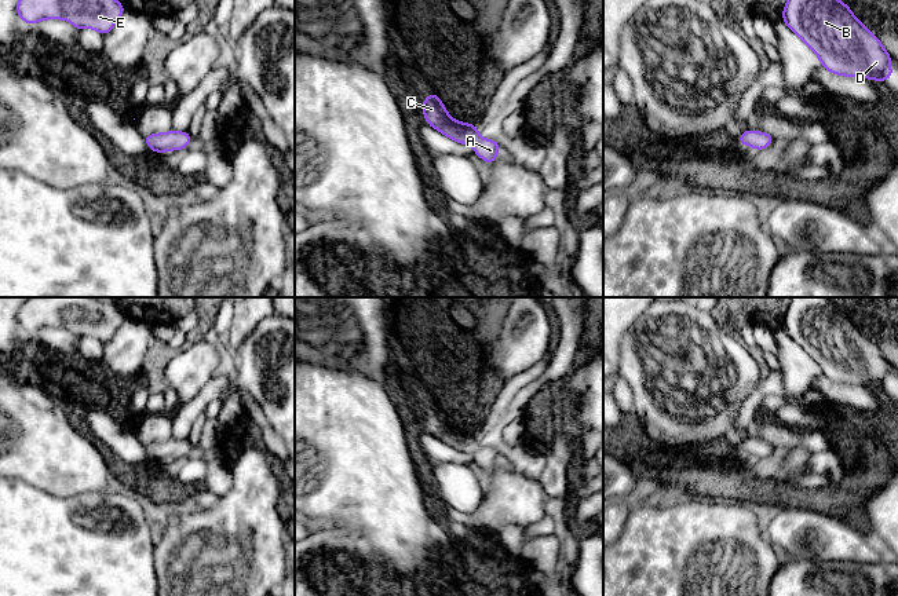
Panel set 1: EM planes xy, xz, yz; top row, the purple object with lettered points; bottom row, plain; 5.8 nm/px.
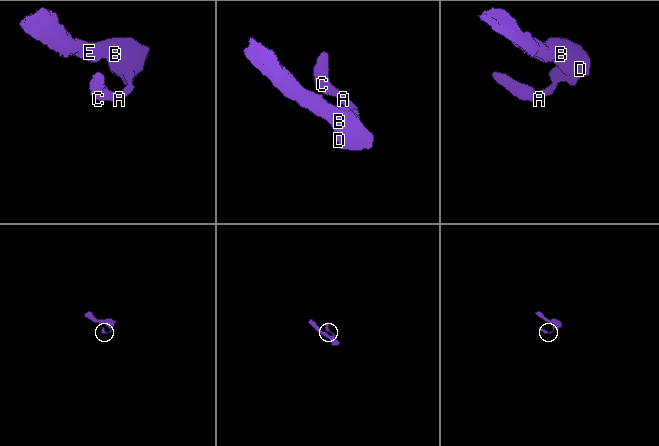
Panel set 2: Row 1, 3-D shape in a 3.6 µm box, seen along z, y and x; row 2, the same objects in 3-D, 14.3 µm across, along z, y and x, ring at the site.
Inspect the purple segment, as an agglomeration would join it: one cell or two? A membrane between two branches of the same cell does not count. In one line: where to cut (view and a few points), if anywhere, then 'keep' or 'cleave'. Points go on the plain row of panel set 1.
cut none; keep

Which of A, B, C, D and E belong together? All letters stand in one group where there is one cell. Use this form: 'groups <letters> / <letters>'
groups A B C D E

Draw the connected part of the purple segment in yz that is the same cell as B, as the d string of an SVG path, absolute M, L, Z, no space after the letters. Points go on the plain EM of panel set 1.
M791 297L782 328L818 363L821 374L828 380L880 391L891 387L894 380L890 368L892 365L880 348L854 325L848 314L839 310L828 297Z

